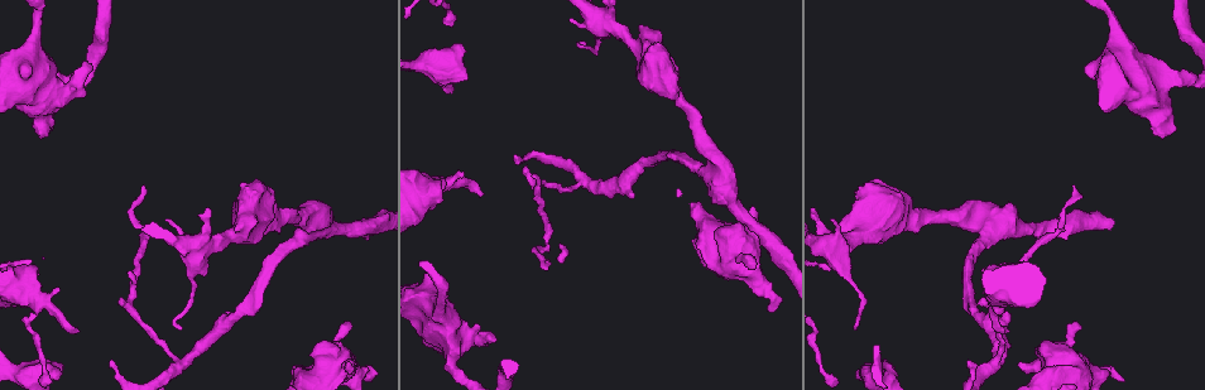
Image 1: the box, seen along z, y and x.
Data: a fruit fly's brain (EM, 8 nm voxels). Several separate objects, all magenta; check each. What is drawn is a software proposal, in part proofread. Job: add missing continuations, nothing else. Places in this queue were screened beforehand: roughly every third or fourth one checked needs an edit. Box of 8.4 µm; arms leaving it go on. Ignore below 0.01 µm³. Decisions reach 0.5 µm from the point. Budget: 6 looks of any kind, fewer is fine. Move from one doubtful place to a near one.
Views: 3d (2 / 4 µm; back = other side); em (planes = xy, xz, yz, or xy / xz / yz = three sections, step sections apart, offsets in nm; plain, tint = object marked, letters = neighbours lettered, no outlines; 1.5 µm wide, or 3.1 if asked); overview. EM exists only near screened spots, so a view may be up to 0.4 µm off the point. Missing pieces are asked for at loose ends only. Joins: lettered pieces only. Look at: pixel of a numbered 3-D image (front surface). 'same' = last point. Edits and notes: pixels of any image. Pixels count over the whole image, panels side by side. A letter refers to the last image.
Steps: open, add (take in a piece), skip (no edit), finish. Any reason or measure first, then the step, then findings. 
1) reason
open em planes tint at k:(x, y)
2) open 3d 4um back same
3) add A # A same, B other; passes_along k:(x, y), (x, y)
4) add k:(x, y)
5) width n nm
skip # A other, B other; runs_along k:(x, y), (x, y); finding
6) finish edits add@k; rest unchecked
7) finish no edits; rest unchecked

an open end
open 3d 2um at 1:(79, 330)

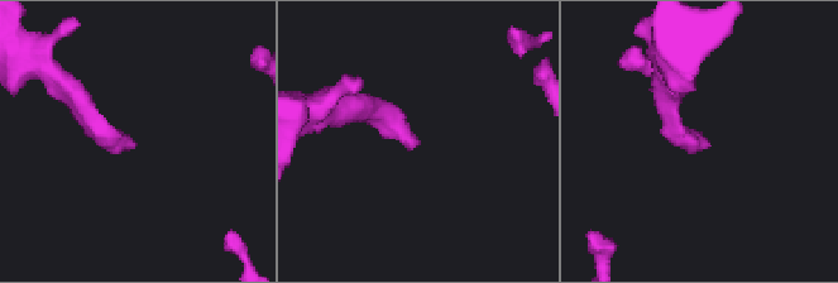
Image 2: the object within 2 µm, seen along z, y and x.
shape alone is not enough
open em planes tint at 2:(706, 145)

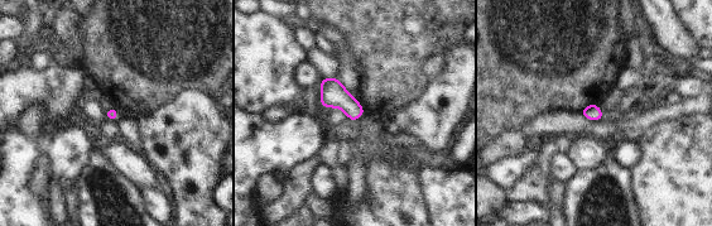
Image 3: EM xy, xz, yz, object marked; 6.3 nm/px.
open em planes letters same

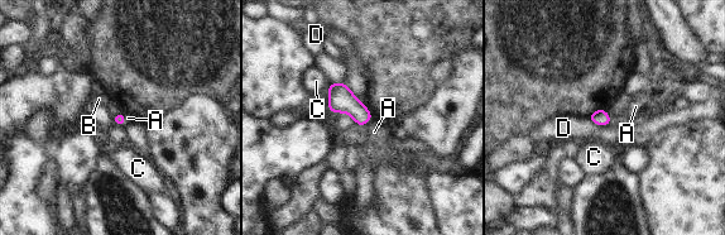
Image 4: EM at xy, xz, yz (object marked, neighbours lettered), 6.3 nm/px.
longest_contact D 220 nm
skip # A other, B other, C other, D other; none of them fits

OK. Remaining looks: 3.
an open end
open em planes letters at 1:(1073, 186)

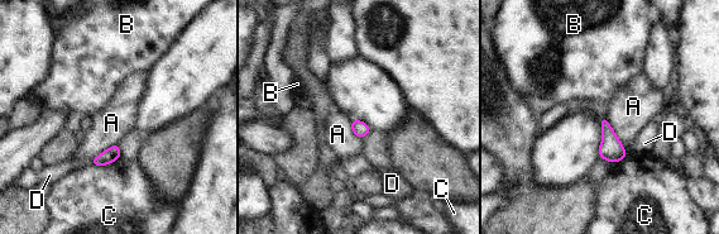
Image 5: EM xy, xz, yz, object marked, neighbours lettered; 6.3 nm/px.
width 100 nm
skip # A other, B other, C other, D other; border 5:(118, 143), (99, 153), (90, 163); none of them fits

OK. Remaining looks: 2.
finish no edits; rest unchecked

